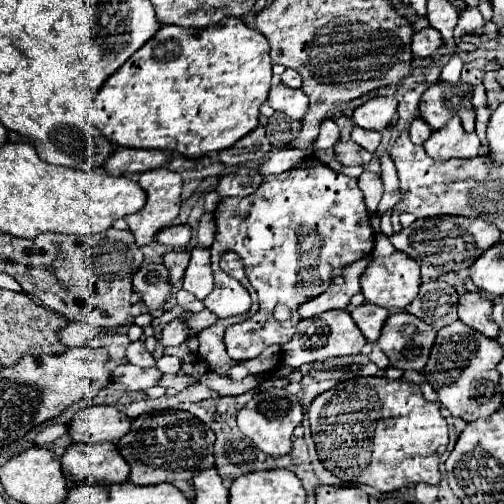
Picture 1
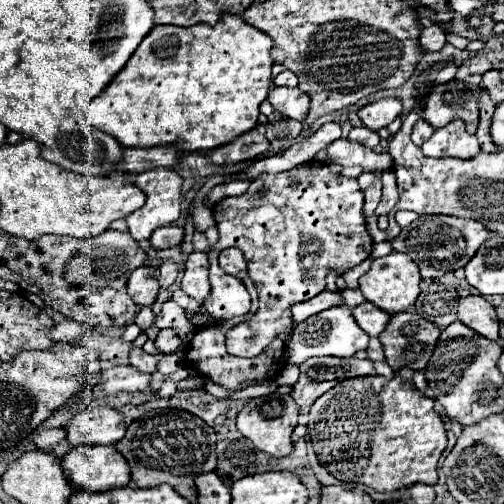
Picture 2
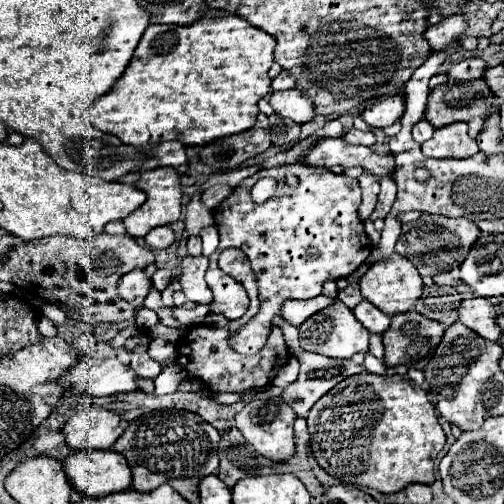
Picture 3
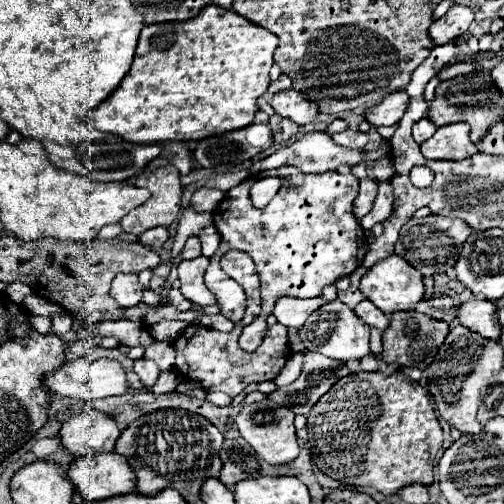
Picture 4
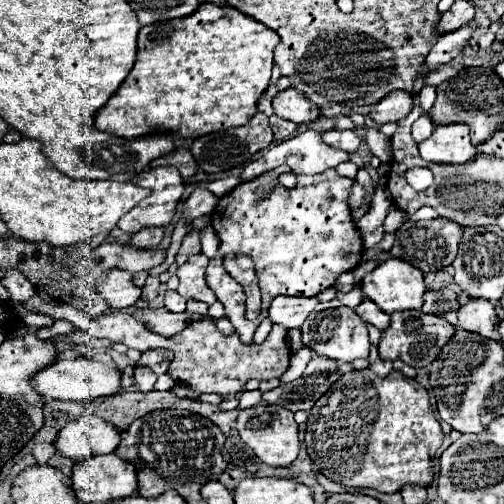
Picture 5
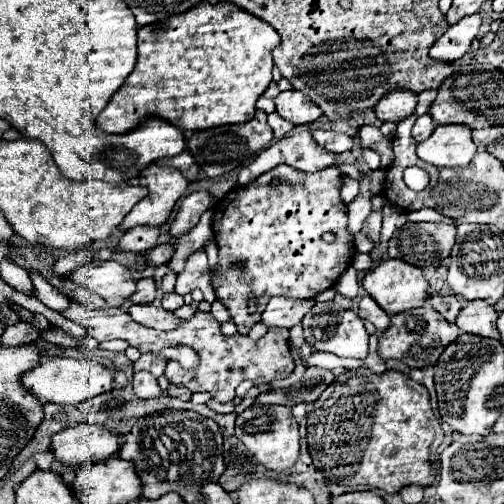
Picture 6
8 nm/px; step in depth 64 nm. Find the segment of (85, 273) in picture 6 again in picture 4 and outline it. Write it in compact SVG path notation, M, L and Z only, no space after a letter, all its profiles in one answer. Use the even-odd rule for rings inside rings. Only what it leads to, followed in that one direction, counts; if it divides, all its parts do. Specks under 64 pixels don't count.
M116 274L110 292L108 292L122 308L130 308L142 302L142 286L136 274Z

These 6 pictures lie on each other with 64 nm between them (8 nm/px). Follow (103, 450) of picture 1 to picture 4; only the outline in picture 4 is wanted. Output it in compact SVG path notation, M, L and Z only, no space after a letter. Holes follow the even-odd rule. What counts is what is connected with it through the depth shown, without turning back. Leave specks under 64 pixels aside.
M116 452L74 458L70 464L68 476L72 480L75 491L83 500L104 500L104 498L112 498L116 494L136 492L136 476L134 476L128 460L124 460L124 456L120 456Z

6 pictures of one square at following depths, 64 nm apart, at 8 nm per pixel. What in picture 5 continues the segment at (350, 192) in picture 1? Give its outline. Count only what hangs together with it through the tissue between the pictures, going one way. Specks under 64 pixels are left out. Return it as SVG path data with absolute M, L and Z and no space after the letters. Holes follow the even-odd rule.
M288 166L274 168L250 182L240 182L230 194L222 196L212 218L212 228L218 234L220 248L210 260L206 270L206 282L214 290L216 298L226 308L226 318L234 324L240 340L252 342L254 330L260 320L268 314L268 304L272 298L284 296L316 296L318 292L334 286L342 272L356 268L362 258L360 232L352 224L348 194L352 180L340 176L336 170L326 170L314 176L296 176L294 188L284 188L278 182L282 172L290 172ZM272 184L272 194L268 198L258 196L258 186ZM240 252L248 254L254 262L256 278L262 292L262 310L258 320L246 320L244 316L244 290L226 272L224 256Z

